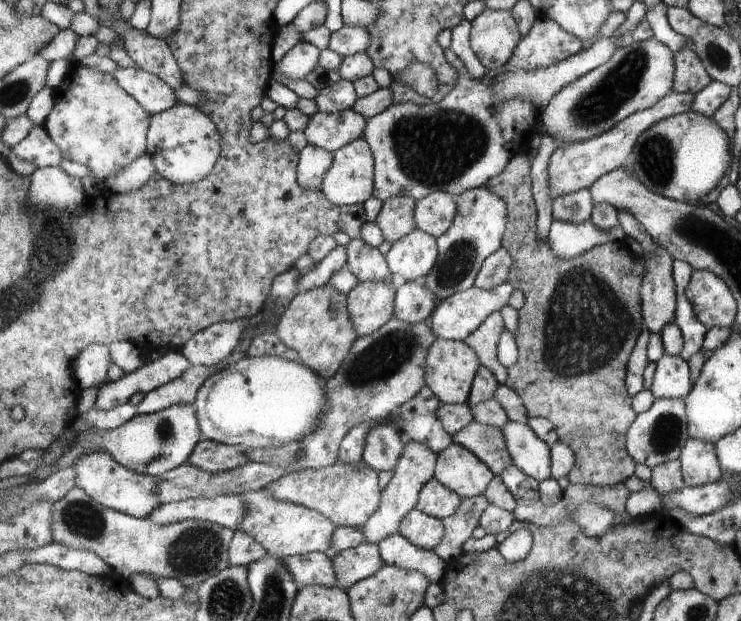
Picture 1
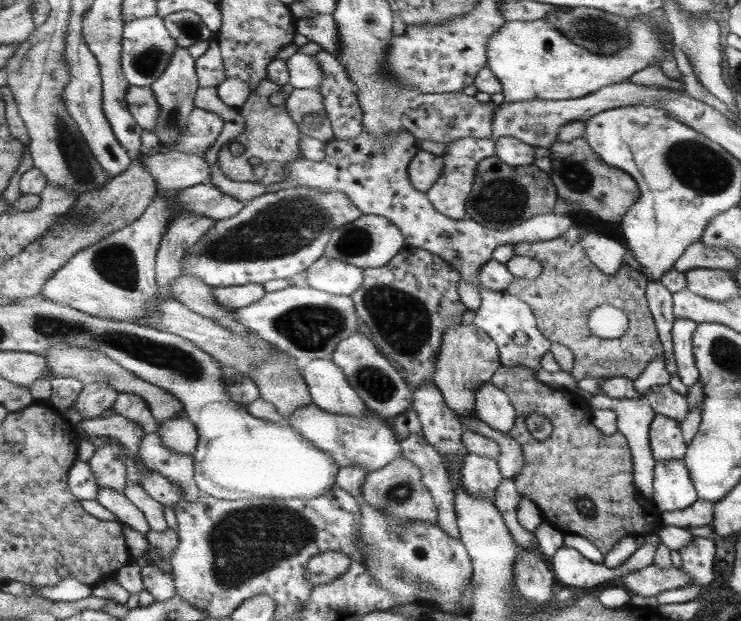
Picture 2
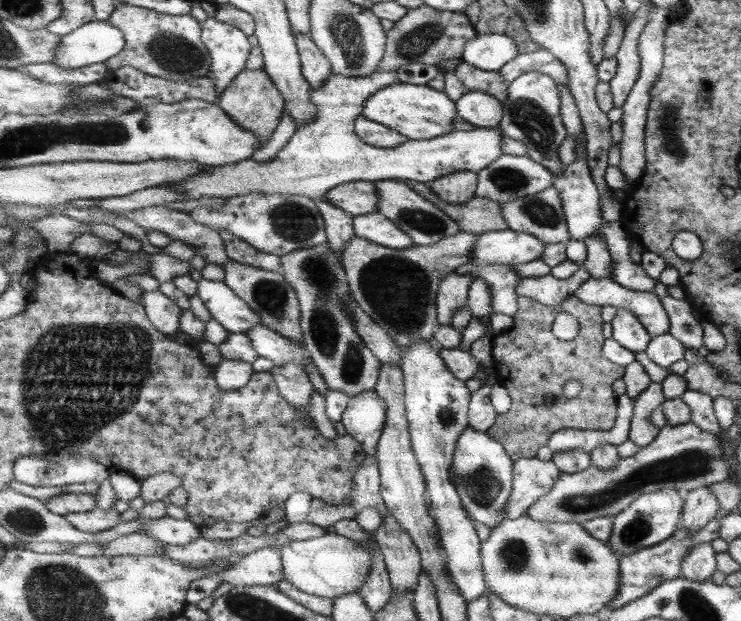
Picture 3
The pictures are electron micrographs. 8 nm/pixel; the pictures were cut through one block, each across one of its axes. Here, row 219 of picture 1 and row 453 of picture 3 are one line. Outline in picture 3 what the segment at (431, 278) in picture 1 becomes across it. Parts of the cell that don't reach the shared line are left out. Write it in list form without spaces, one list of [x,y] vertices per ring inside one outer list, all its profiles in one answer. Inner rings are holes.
[[[467,428],[459,438],[451,466],[451,481],[462,497],[463,506],[476,522],[497,528],[505,520],[505,510],[514,493],[514,459],[503,443],[497,442],[487,432]]]

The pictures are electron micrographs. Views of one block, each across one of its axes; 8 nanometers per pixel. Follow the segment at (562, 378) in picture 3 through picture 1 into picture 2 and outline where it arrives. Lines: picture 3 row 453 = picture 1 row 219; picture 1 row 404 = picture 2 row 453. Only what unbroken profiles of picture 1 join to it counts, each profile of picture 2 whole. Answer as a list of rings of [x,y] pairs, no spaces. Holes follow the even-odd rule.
[[[499,366],[491,376],[491,382],[503,390],[514,404],[518,414],[511,436],[521,444],[526,458],[522,473],[514,481],[519,492],[538,504],[544,520],[572,537],[581,535],[596,543],[601,553],[609,554],[618,542],[631,535],[649,535],[659,526],[657,518],[639,518],[641,500],[638,487],[634,484],[634,459],[628,438],[622,432],[606,435],[593,424],[589,401],[581,393],[552,389],[535,378],[534,371],[526,366]],[[541,414],[553,424],[552,435],[544,441],[537,440],[527,428],[527,416]]]

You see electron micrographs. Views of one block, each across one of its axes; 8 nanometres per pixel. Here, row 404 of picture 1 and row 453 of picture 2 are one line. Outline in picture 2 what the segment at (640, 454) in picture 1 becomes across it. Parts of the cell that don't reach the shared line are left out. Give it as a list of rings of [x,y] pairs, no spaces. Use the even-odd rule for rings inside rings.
[[[657,415],[650,427],[653,456],[659,460],[682,460],[687,450],[681,437],[680,423],[669,417]]]

